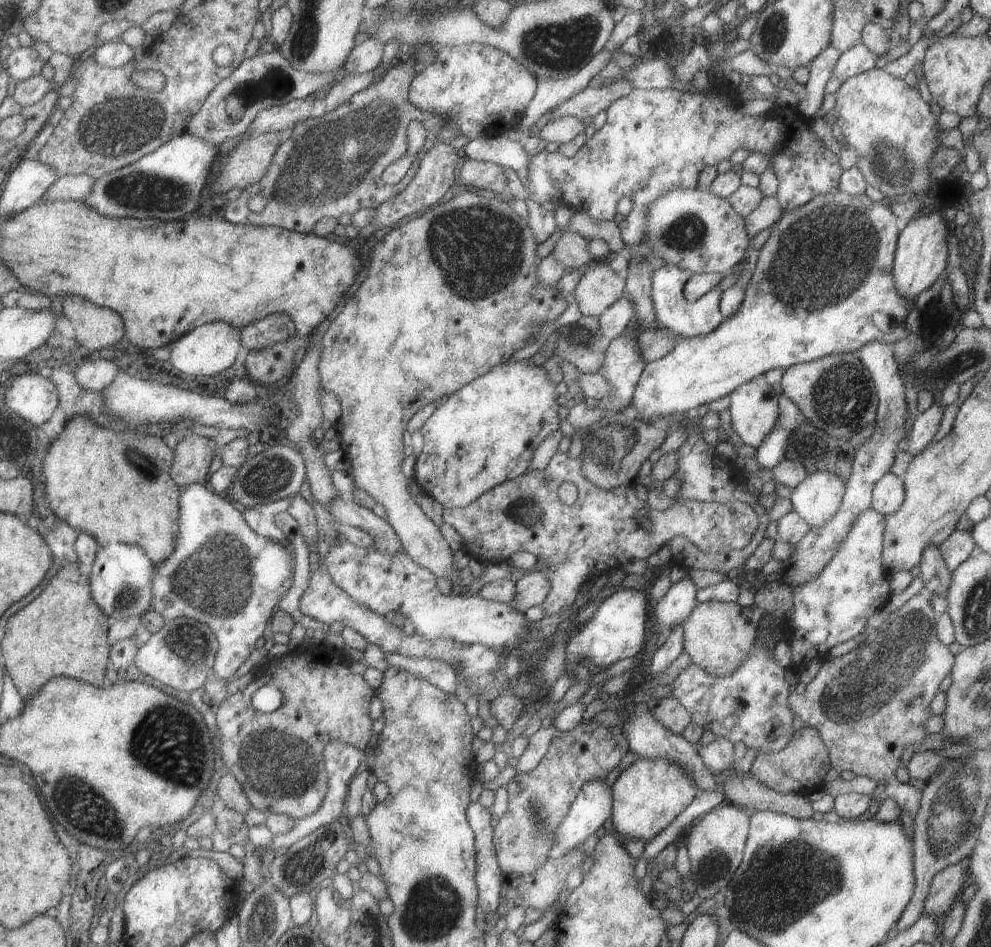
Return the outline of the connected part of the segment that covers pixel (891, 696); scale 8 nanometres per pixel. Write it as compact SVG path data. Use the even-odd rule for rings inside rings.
M920 592L913 595L893 610L877 628L871 628L865 640L855 648L838 657L824 659L814 678L805 685L803 694L788 694L792 714L819 733L831 767L838 772L851 771L855 776L868 776L876 783L883 780L886 796L911 816L919 808L919 789L899 783L895 779L895 768L906 746L913 746L913 752L918 752L923 738L927 736L924 722L932 715L929 702L938 692L939 682L950 674L954 663L954 654L936 637L936 618L927 594Z

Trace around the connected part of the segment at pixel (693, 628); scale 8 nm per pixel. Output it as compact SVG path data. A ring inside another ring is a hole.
M721 601L698 603L682 622L682 650L691 663L700 666L705 673L714 677L730 675L743 664L752 649L761 613L763 610L756 606L742 607Z

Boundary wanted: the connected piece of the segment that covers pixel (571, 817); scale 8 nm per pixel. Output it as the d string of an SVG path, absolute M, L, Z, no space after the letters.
M595 777L583 783L575 800L571 803L568 813L554 830L554 843L548 852L549 859L563 856L568 850L579 846L589 834L595 832L609 818L612 813L612 787L607 786L604 779Z

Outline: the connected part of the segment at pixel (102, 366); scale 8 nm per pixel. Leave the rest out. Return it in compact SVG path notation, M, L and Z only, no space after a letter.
M84 358L76 372L77 380L86 389L102 391L110 385L119 372L114 362L105 359L87 360Z

